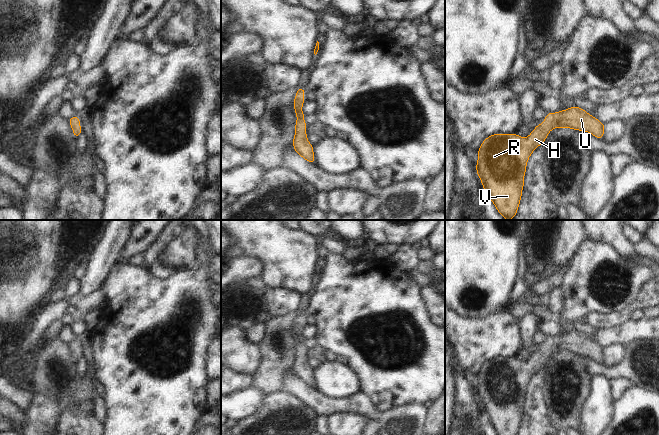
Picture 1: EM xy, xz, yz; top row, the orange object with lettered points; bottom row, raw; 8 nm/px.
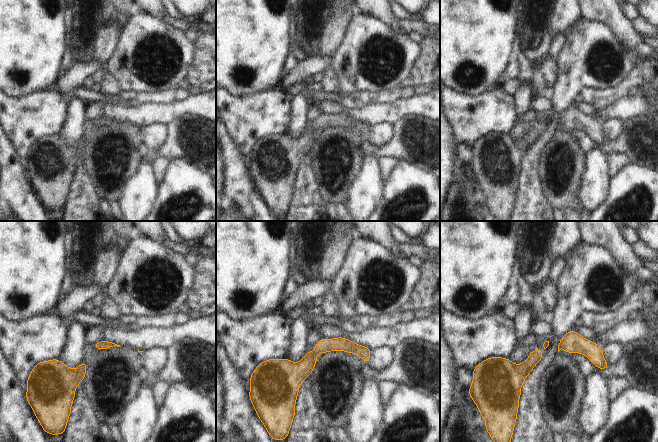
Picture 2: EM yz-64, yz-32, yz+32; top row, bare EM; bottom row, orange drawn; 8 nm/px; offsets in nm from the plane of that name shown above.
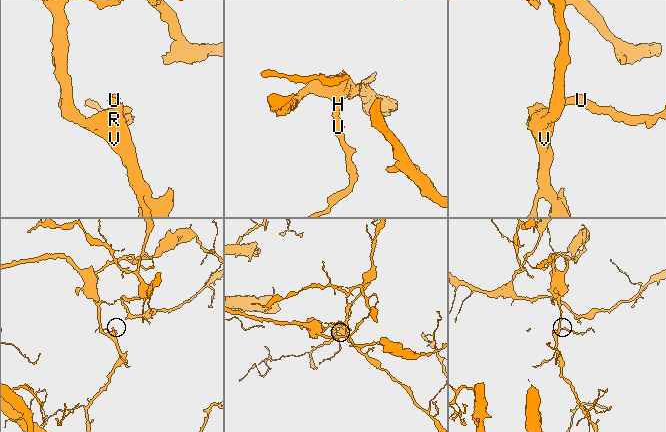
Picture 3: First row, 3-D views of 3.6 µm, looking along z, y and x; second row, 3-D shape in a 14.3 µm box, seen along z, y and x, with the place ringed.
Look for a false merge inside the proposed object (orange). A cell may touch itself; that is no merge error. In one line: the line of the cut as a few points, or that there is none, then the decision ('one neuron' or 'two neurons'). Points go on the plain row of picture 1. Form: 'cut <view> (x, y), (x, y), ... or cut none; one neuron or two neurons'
cut none; one neuron

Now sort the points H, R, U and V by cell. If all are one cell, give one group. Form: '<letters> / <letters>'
H R U V

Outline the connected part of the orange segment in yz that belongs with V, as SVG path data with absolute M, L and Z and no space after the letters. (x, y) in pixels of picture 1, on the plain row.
M572 330L557 337L548 336L544 346L538 348L527 362L520 361L516 357L497 357L484 363L478 373L476 396L497 435L518 435L528 383L532 376L546 364L549 355L557 351L586 355L599 364L603 364L605 348L582 332Z

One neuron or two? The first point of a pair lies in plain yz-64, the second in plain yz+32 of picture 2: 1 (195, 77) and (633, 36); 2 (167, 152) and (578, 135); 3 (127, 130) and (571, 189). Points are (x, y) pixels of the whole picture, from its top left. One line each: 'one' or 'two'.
1: two
2: one
3: one

